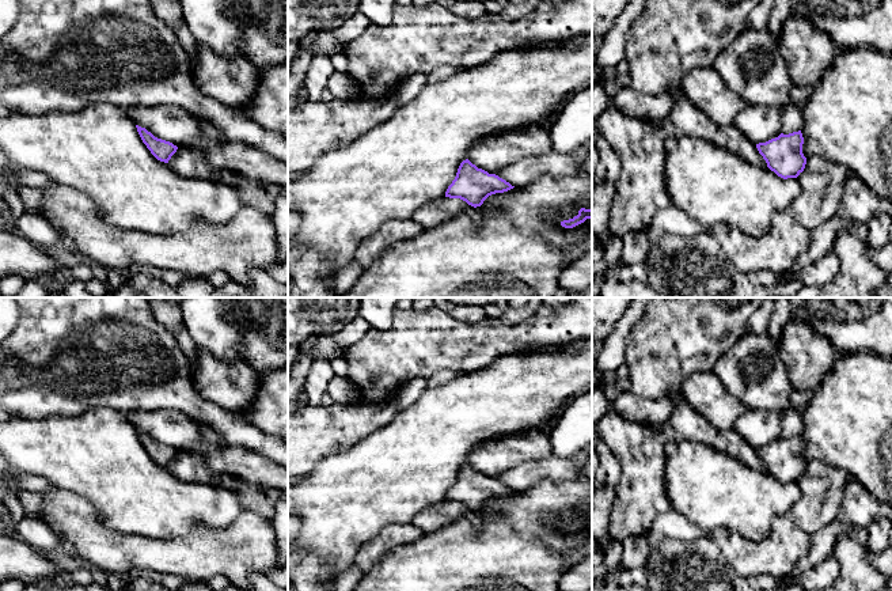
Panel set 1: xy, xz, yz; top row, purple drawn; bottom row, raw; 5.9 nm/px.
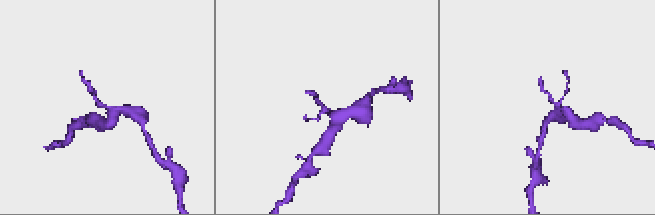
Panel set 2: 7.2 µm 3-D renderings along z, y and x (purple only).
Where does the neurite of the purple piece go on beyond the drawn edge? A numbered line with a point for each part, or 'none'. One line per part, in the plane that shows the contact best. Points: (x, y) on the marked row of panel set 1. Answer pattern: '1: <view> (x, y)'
none

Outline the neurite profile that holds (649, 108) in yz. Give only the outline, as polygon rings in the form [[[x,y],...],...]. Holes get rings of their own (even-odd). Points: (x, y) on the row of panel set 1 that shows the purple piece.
[[[620,87],[612,98],[612,105],[627,117],[656,122],[669,117],[673,99],[668,92],[649,95],[631,87]]]

